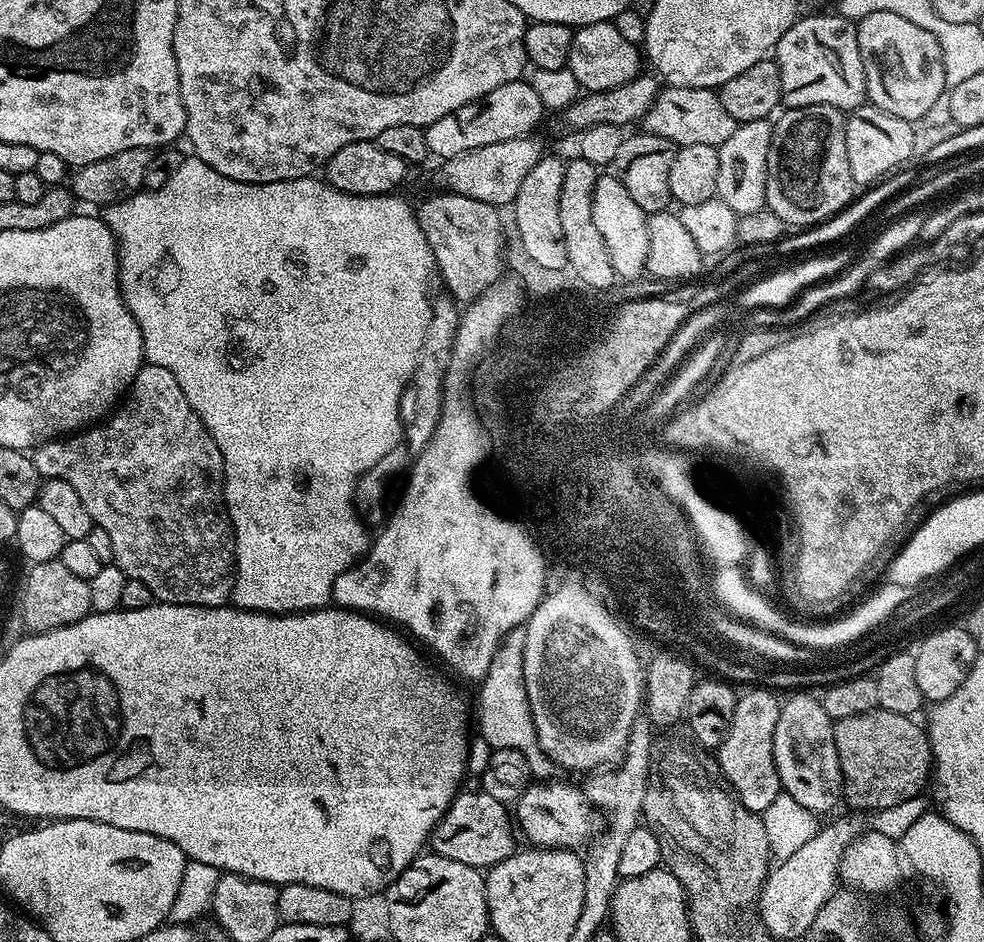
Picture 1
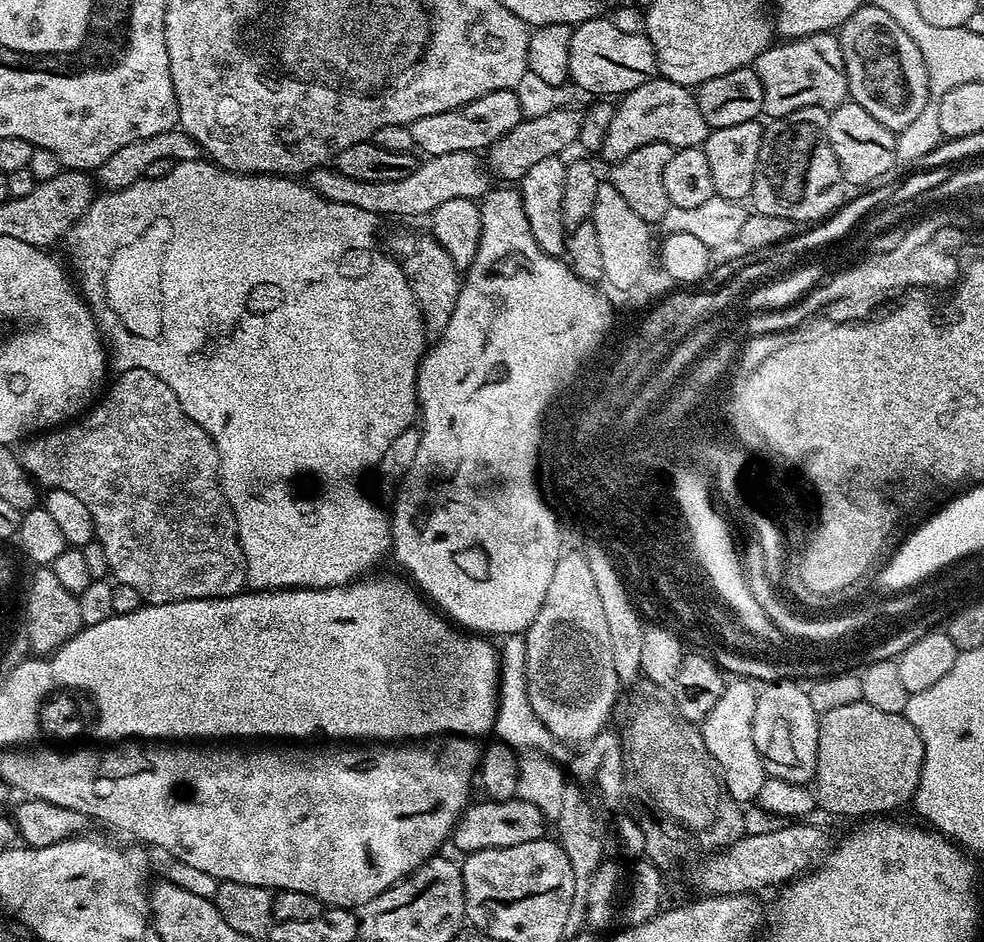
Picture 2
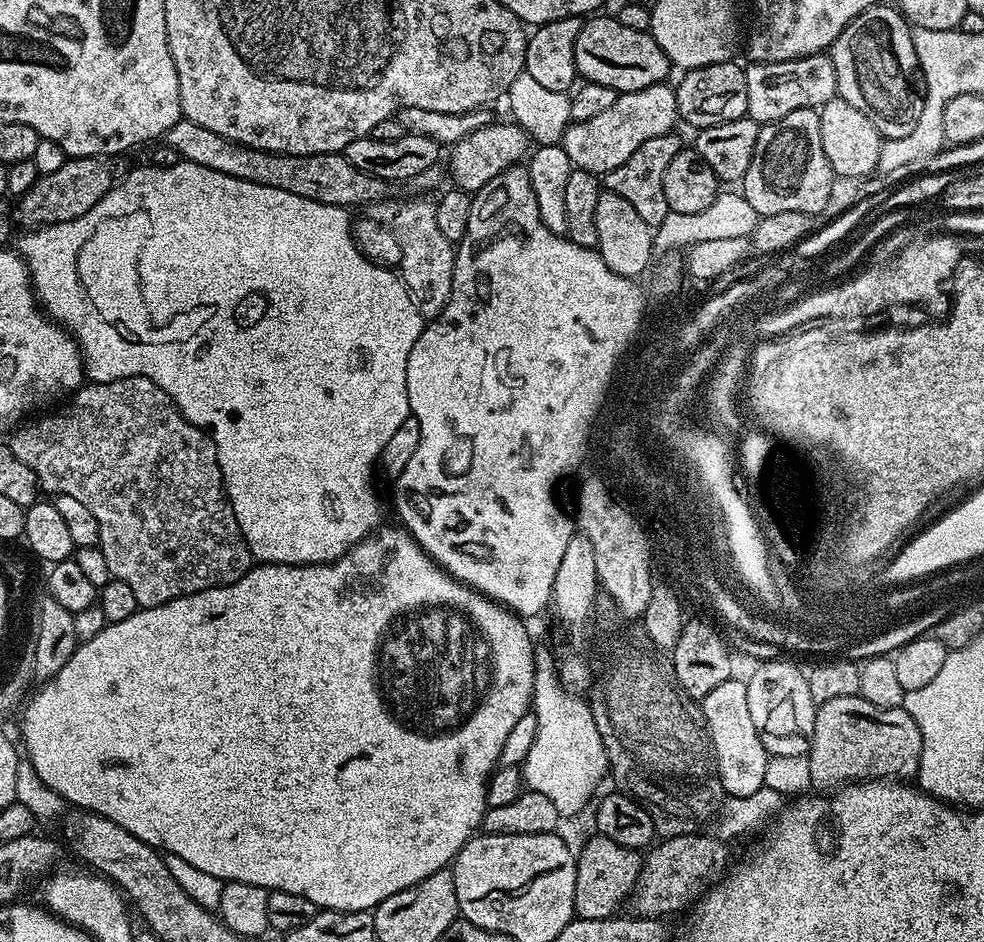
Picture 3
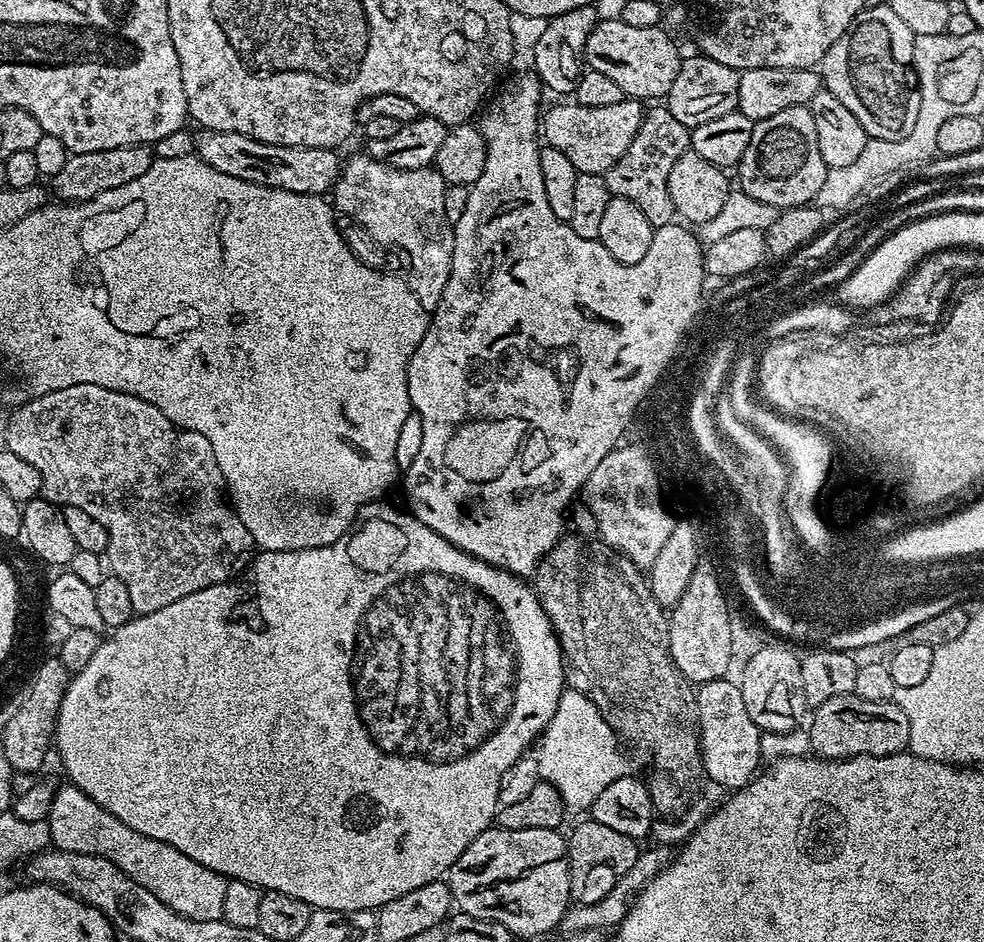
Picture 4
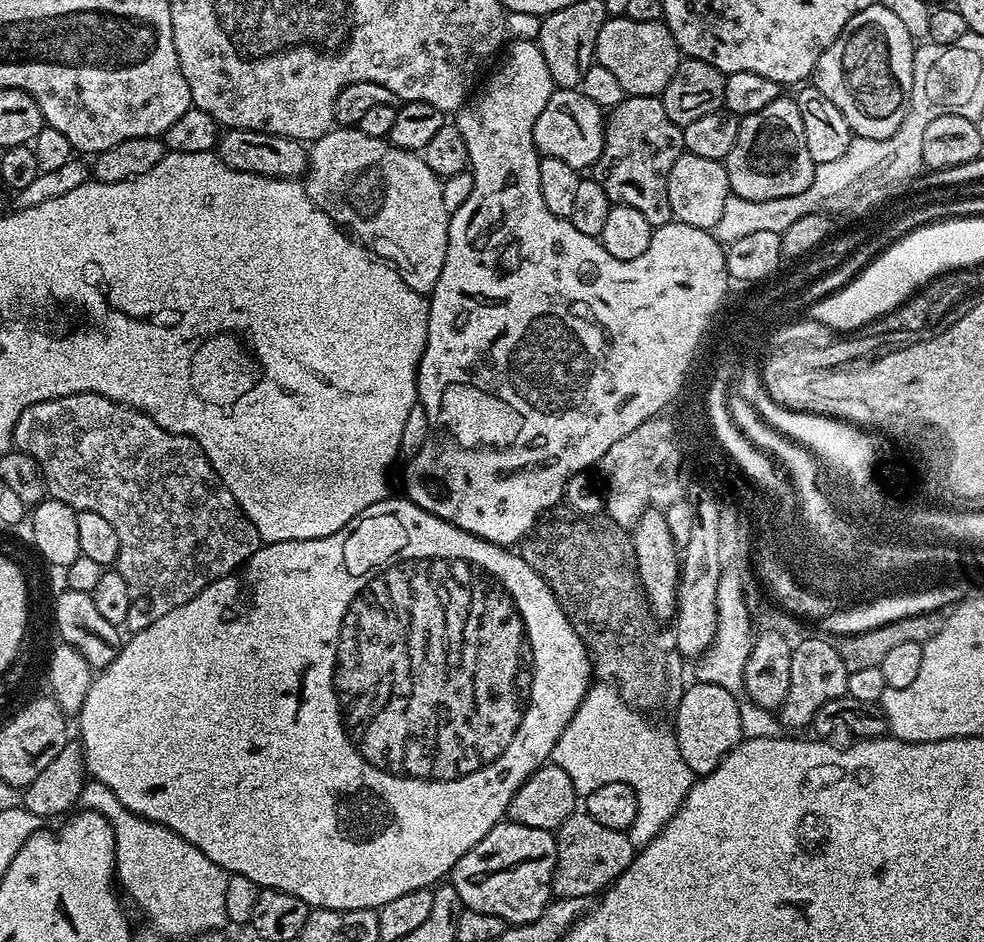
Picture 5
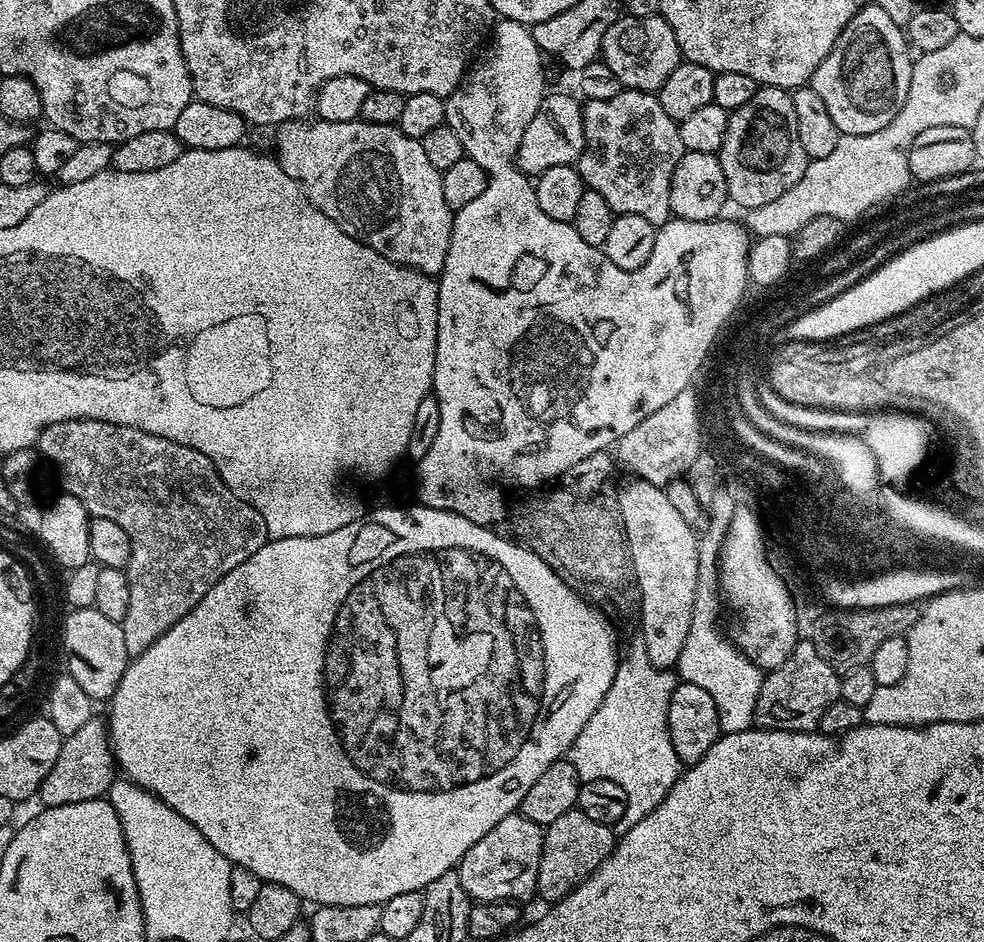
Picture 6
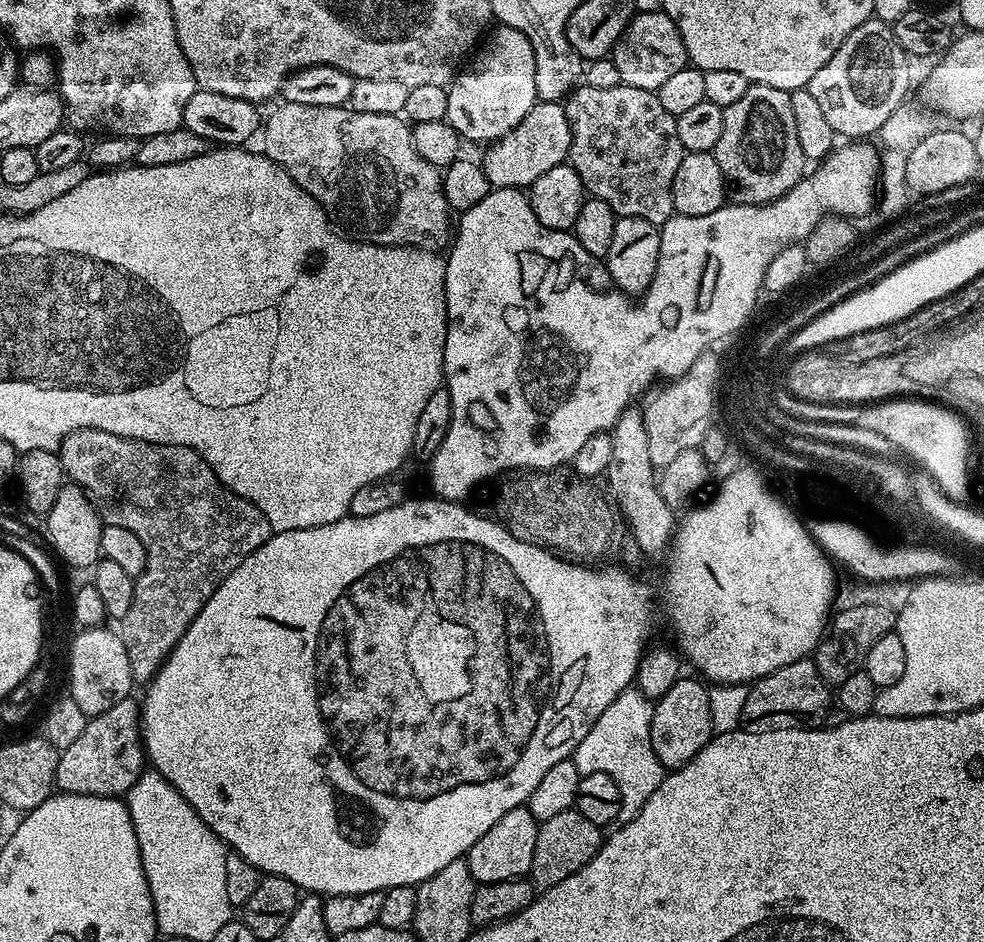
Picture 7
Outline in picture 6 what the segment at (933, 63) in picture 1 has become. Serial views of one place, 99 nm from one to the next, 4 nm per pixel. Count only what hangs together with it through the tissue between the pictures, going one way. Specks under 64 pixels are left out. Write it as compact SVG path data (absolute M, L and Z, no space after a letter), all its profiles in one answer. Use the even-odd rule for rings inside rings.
M868 2L842 30L822 66L814 70L810 86L822 97L834 126L843 135L869 136L894 122L894 114L902 110L906 94L910 94L913 63L905 29L895 24L882 6Z

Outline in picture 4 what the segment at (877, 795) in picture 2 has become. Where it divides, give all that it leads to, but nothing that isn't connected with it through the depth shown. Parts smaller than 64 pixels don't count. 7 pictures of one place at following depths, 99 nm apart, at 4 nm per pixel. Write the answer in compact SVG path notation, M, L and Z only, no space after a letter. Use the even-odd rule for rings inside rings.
M855 693L828 698L826 702L815 707L807 734L810 738L812 752L821 759L848 759L856 756L889 756L890 754L905 751L910 736L910 724L906 714L902 713L893 701L886 703L868 702L858 698Z

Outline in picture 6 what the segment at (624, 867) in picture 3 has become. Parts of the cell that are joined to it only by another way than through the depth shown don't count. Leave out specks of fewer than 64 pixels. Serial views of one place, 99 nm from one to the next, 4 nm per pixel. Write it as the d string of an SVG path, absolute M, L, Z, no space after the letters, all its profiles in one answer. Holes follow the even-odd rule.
M577 807L560 815L555 822L550 822L544 828L535 895L547 902L566 898L566 894L570 894L591 872L598 870L602 862L606 862L606 858L616 848L617 839L613 825L594 822L594 818L582 814Z

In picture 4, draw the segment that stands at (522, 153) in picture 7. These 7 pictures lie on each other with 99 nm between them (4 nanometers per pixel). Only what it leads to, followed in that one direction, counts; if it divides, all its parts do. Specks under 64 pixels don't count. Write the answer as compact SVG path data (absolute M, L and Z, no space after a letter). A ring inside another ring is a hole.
M626 98L622 102L614 102L614 106L582 106L575 102L556 104L552 109L545 111L542 116L542 140L547 147L562 150L570 162L574 162L577 173L608 172L622 154L626 154L630 142L634 142L634 134L638 134L638 126L642 126L646 108L639 100Z

